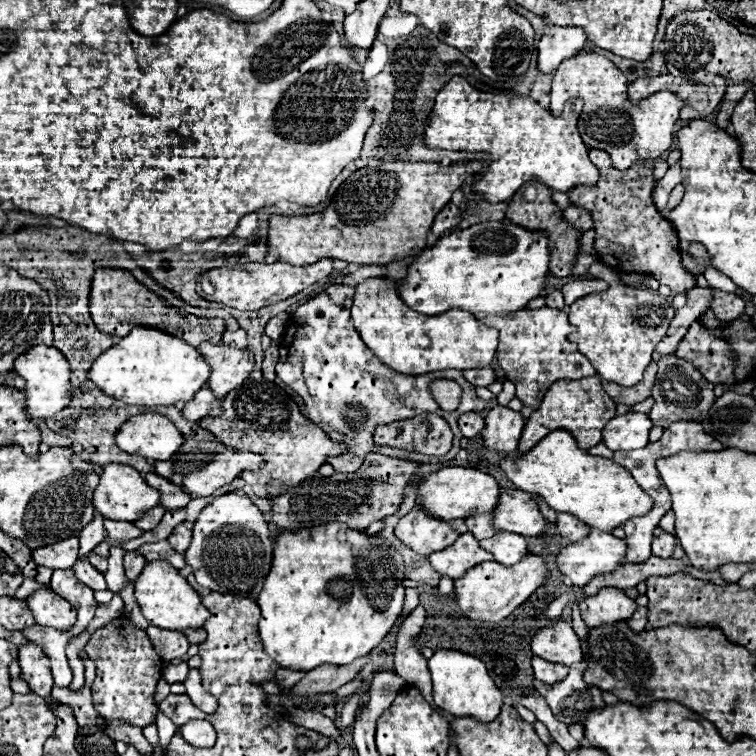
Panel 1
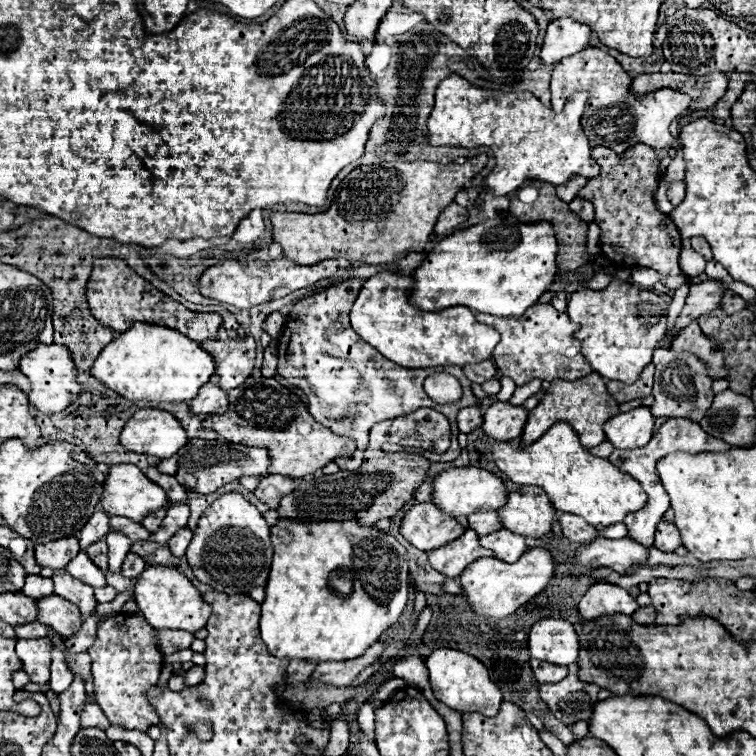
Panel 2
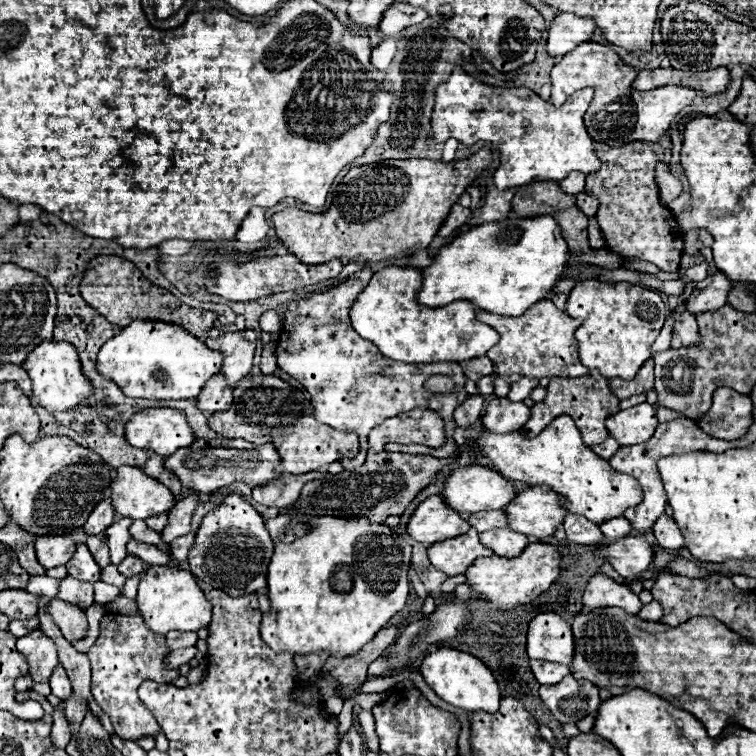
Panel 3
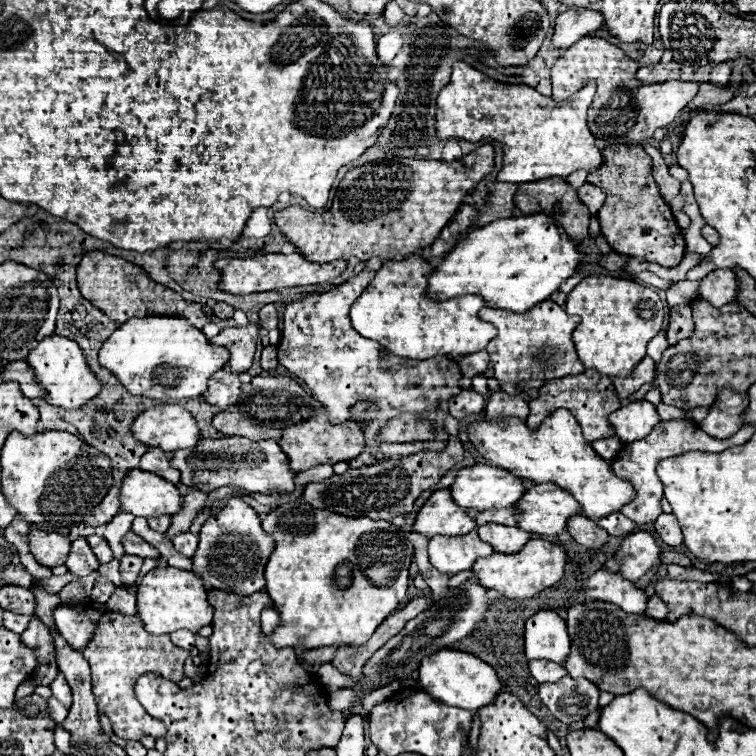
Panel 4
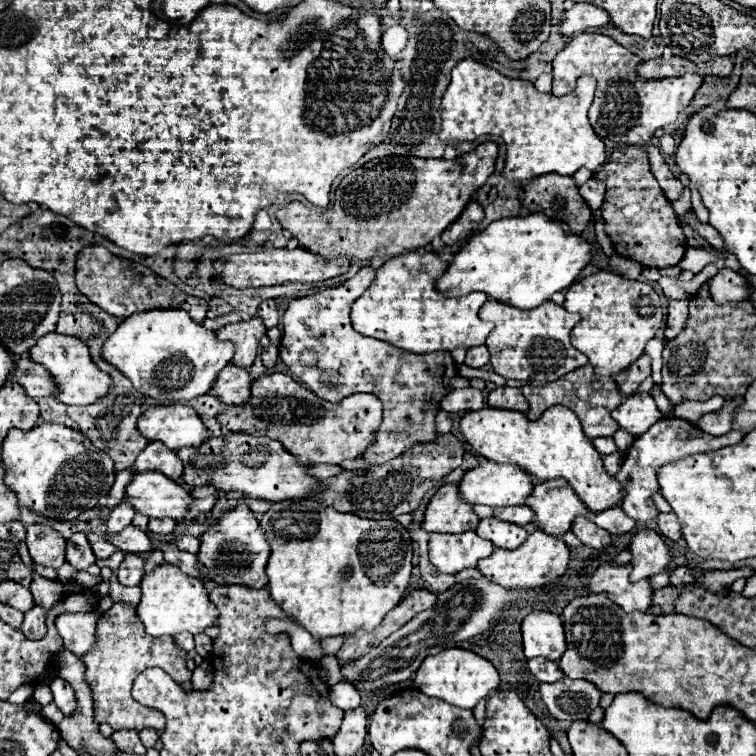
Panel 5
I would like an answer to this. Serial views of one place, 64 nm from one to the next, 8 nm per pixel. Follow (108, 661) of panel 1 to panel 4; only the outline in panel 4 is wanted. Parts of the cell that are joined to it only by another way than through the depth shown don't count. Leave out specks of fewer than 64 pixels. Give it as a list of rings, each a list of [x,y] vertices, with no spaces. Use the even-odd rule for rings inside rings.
[[[106,612],[96,626],[94,638],[88,642],[82,654],[92,668],[92,692],[96,696],[96,704],[100,712],[110,718],[116,736],[126,740],[140,740],[146,734],[154,738],[166,734],[166,726],[152,718],[136,700],[134,686],[140,676],[150,672],[156,672],[166,680],[180,682],[184,678],[184,660],[190,656],[186,650],[178,650],[178,646],[174,646],[168,636],[154,638],[148,634],[138,616]]]

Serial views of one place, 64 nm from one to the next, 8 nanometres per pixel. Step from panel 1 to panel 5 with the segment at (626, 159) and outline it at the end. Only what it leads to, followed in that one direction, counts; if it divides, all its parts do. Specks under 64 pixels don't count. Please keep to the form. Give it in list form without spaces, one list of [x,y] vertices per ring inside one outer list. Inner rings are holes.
[[[580,34],[574,40],[570,40],[552,62],[552,94],[564,96],[572,92],[580,74],[590,74],[598,80],[594,104],[590,110],[590,124],[598,134],[610,132],[600,138],[626,146],[650,142],[658,128],[672,124],[678,118],[680,110],[684,110],[690,104],[690,100],[702,84],[702,76],[686,74],[682,78],[642,80],[636,74],[638,64],[640,58],[630,54],[612,38],[602,34]]]

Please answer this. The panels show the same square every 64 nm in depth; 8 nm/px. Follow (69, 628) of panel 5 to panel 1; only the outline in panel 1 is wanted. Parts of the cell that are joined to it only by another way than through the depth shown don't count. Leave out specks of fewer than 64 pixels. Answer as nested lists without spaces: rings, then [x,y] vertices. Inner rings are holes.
[[[42,588],[26,596],[26,604],[40,626],[66,630],[76,622],[74,608],[64,598],[58,598],[58,594],[54,594],[50,588]]]

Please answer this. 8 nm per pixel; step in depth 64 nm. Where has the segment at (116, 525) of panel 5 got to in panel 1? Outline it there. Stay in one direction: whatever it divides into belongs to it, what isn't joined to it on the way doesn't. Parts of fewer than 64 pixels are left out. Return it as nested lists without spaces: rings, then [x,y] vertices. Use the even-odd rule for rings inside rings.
[[[114,544],[110,548],[110,558],[108,558],[108,570],[106,570],[106,582],[108,582],[108,590],[114,594],[120,594],[124,590],[124,586],[128,584],[128,578],[124,576],[124,568],[122,568],[122,558],[126,554],[126,550],[120,548],[122,544]]]

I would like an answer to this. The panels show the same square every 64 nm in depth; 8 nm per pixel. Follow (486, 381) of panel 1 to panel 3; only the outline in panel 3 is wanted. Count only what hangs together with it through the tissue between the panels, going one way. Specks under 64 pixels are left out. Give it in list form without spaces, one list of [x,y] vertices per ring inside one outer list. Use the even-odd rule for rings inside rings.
[[[480,356],[480,358],[474,358],[474,360],[464,360],[460,362],[464,374],[470,378],[470,380],[480,380],[482,376],[488,376],[494,372],[494,364],[490,362],[490,358],[486,356]]]

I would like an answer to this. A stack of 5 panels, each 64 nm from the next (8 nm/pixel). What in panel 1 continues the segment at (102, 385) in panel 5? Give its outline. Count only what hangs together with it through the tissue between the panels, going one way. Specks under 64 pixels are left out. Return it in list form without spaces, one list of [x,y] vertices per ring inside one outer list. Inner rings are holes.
[[[34,346],[22,358],[14,360],[12,372],[24,378],[24,414],[26,418],[52,418],[56,412],[64,410],[72,400],[70,388],[70,366],[66,358],[54,346]]]

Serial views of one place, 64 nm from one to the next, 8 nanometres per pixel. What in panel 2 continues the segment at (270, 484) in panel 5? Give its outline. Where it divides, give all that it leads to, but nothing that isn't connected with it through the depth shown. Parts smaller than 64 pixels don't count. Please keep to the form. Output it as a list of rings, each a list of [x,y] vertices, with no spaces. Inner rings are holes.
[[[190,440],[186,446],[182,446],[172,458],[160,460],[158,470],[162,474],[174,476],[186,490],[198,492],[198,494],[212,494],[220,486],[238,480],[242,476],[268,476],[268,450],[262,448],[248,448],[248,446],[234,446],[234,444],[222,444],[216,440]]]

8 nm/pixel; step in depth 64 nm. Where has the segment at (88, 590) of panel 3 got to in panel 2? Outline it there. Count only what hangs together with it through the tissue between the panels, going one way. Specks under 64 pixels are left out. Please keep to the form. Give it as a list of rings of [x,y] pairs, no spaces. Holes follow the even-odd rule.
[[[56,572],[52,576],[52,582],[54,582],[54,593],[56,595],[80,608],[82,620],[86,620],[94,612],[96,600],[94,600],[94,588],[92,586],[86,586],[86,584],[72,578],[66,572]]]

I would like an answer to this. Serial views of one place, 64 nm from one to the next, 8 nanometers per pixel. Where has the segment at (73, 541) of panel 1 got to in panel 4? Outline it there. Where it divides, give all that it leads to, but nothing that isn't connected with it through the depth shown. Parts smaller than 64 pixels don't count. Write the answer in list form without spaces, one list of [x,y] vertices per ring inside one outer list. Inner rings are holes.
[[[30,528],[30,530],[32,530],[30,532],[30,552],[42,566],[54,568],[66,562],[70,554],[70,546],[72,546],[72,540],[68,536],[38,530],[38,528]]]

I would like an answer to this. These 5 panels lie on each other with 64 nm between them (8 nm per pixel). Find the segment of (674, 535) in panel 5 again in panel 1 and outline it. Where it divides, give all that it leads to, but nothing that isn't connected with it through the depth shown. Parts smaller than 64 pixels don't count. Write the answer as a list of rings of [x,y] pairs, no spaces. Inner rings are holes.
[[[662,528],[654,530],[654,540],[652,540],[652,556],[656,558],[670,558],[674,550],[674,536],[666,534]]]

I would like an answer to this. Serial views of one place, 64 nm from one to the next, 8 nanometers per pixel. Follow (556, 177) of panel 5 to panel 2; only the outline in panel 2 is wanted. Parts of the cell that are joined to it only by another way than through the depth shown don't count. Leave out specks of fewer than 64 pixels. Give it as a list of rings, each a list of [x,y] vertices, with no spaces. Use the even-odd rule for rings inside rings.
[[[542,182],[542,184],[538,184],[538,194],[540,194],[540,196],[538,196],[538,200],[530,206],[530,210],[528,210],[528,204],[524,204],[524,202],[520,202],[516,196],[512,196],[512,198],[510,198],[510,210],[508,210],[508,212],[510,212],[514,218],[518,218],[522,224],[550,222],[550,224],[554,226],[554,234],[556,234],[558,244],[560,244],[560,248],[558,248],[558,260],[556,260],[558,272],[572,272],[572,270],[576,270],[576,268],[582,266],[582,258],[584,258],[584,254],[586,254],[586,230],[588,230],[588,226],[586,226],[582,220],[578,220],[578,216],[574,216],[574,214],[568,210],[568,204],[564,204],[562,200],[558,200],[558,196],[556,196],[556,192],[554,192],[554,186]]]

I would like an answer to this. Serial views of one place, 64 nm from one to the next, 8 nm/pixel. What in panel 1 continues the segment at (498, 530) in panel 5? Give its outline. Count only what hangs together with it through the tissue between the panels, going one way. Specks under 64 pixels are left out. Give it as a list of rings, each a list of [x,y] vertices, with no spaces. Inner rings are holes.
[[[498,532],[494,538],[486,538],[480,542],[480,546],[494,554],[494,562],[502,566],[514,566],[518,564],[526,554],[526,540],[524,536],[512,534],[512,532]]]

